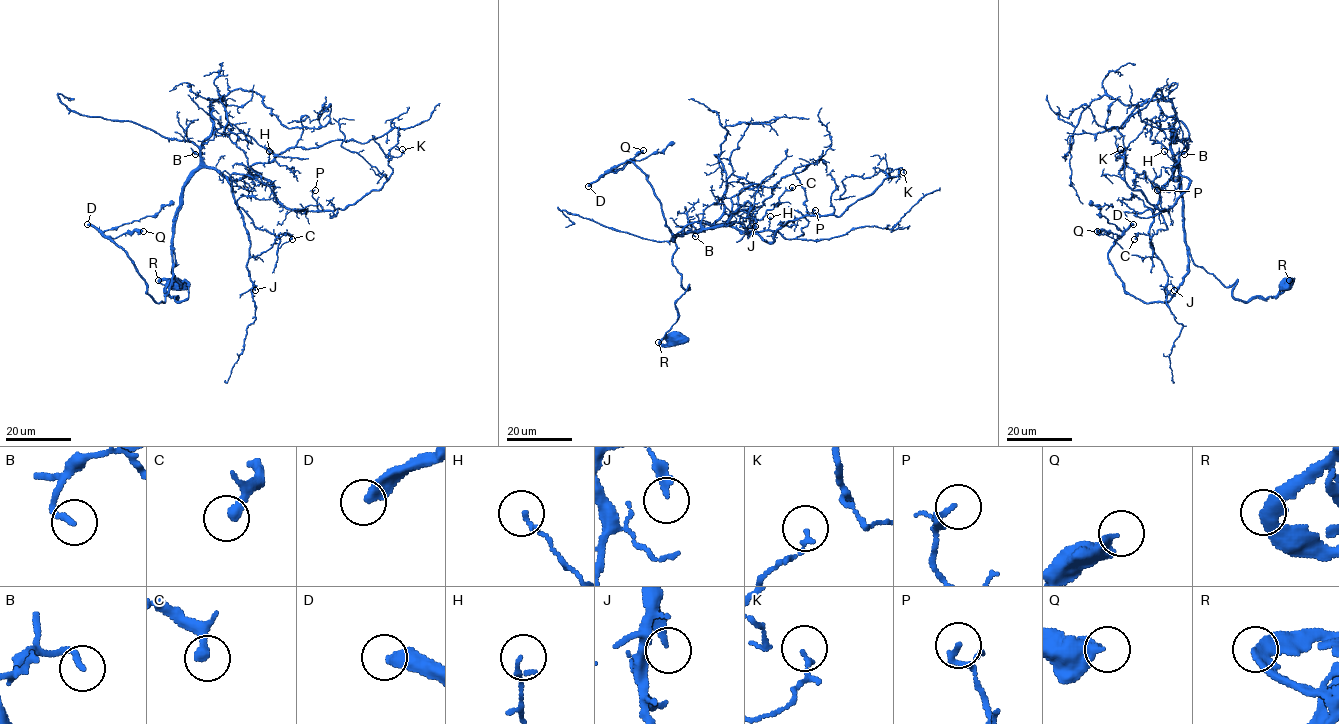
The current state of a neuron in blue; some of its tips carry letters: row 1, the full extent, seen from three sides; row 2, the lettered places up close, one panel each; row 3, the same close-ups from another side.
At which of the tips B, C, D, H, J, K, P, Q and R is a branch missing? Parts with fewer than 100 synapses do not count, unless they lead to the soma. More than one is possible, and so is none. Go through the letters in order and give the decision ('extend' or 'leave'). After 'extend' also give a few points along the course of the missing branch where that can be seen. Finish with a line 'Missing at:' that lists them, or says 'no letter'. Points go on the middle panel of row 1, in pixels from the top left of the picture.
B: leave
C: leave
D: extend
H: leave
J: leave
K: leave
P: leave
Q: leave
R: leave
Missing at: D

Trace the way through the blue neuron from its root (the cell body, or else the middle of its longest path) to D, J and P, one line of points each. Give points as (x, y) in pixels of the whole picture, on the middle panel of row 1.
D: (678, 336), (666, 332), (689, 285), (683, 287), (672, 263), (675, 243), (648, 177), (626, 161), (588, 186)
J: (678, 336), (666, 332), (689, 285), (683, 287), (672, 263), (673, 237), (721, 226), (747, 202), (755, 226)
P: (678, 336), (666, 332), (689, 285), (672, 263), (675, 235), (732, 226), (771, 242), (815, 210)

